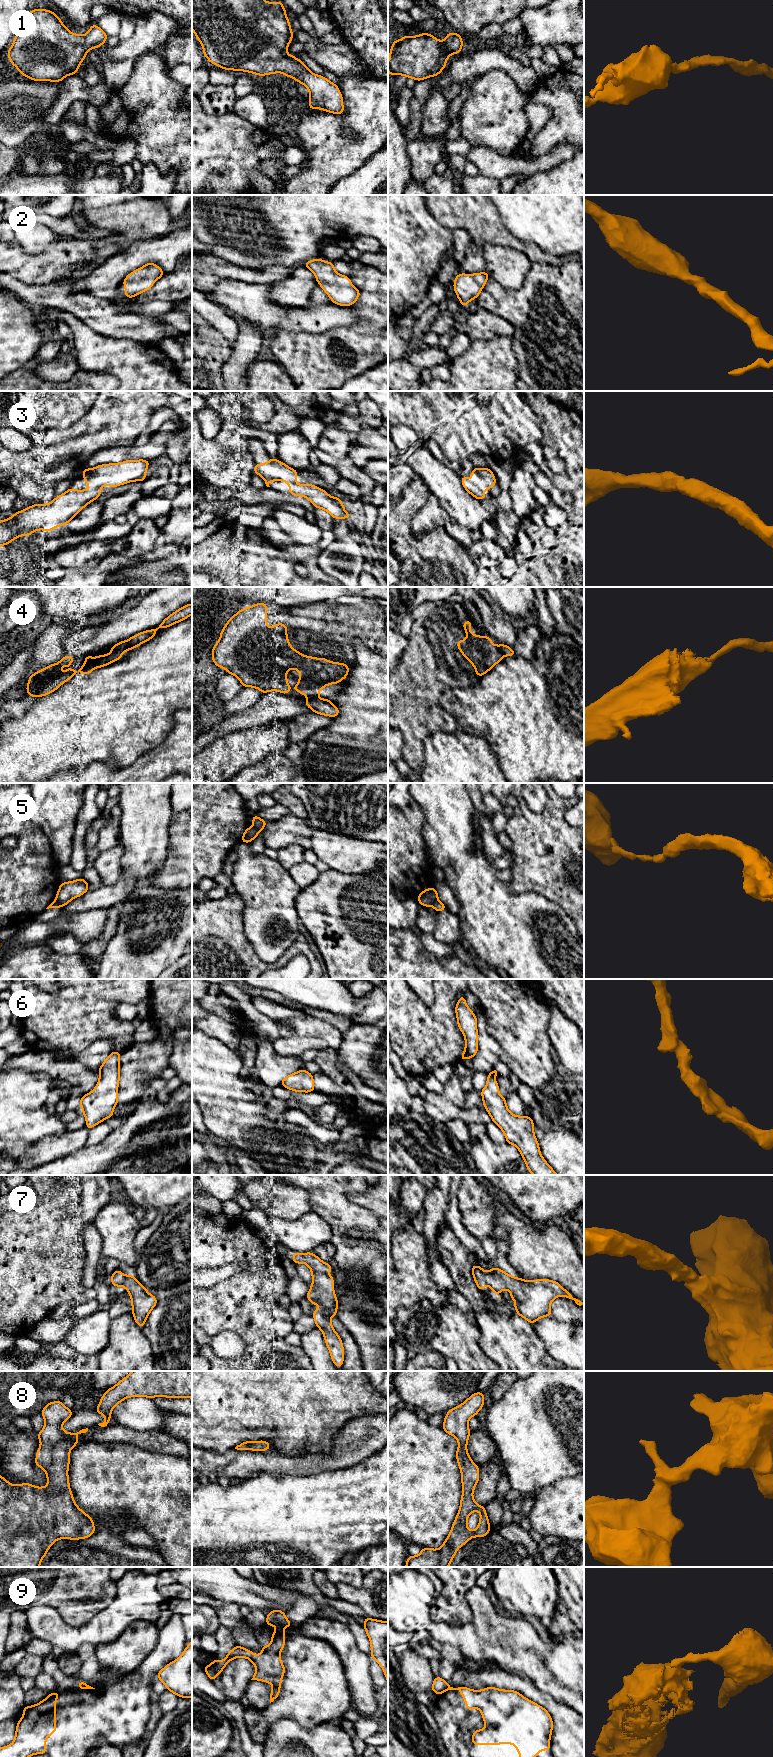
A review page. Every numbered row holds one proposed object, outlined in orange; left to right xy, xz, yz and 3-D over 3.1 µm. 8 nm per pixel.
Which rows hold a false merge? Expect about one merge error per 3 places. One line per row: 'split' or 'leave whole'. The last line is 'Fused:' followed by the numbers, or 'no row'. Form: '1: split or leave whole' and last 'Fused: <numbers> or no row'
1: leave whole
2: leave whole
3: leave whole
4: split
5: split
6: leave whole
7: leave whole
8: leave whole
9: split
Fused: 4, 5, 9

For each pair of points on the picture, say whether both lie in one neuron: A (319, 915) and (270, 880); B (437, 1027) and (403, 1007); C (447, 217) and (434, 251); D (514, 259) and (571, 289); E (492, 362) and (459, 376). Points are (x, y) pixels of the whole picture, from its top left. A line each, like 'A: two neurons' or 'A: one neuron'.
A: two neurons
B: one neuron
C: two neurons
D: two neurons
E: one neuron

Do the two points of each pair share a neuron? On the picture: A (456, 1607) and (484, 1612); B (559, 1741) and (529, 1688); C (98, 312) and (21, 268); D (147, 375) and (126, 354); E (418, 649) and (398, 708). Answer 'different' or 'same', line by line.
A: different
B: same
C: different
D: same
E: same

